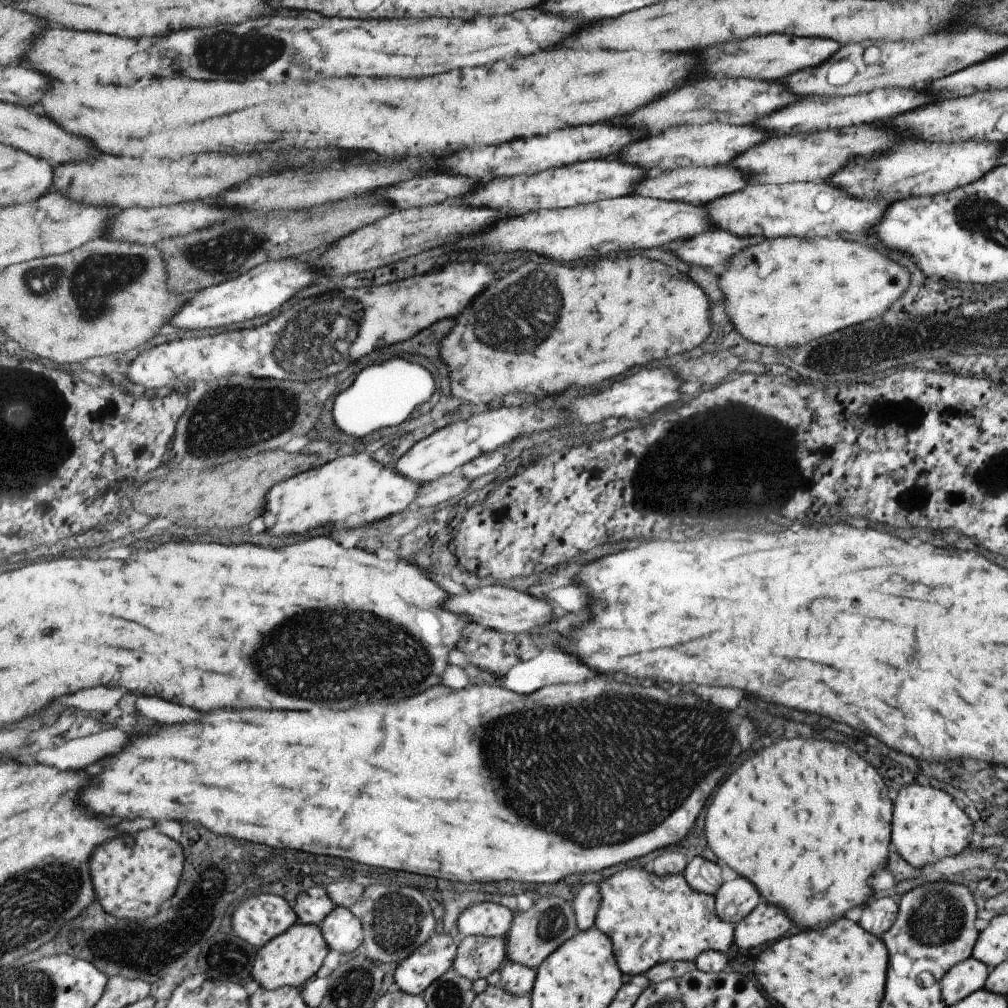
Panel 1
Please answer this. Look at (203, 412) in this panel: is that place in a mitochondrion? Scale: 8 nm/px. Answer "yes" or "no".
yes

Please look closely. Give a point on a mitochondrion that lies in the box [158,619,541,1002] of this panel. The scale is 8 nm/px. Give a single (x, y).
(398, 921)

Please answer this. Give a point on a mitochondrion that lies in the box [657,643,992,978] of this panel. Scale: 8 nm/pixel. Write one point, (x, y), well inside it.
(938, 918)

